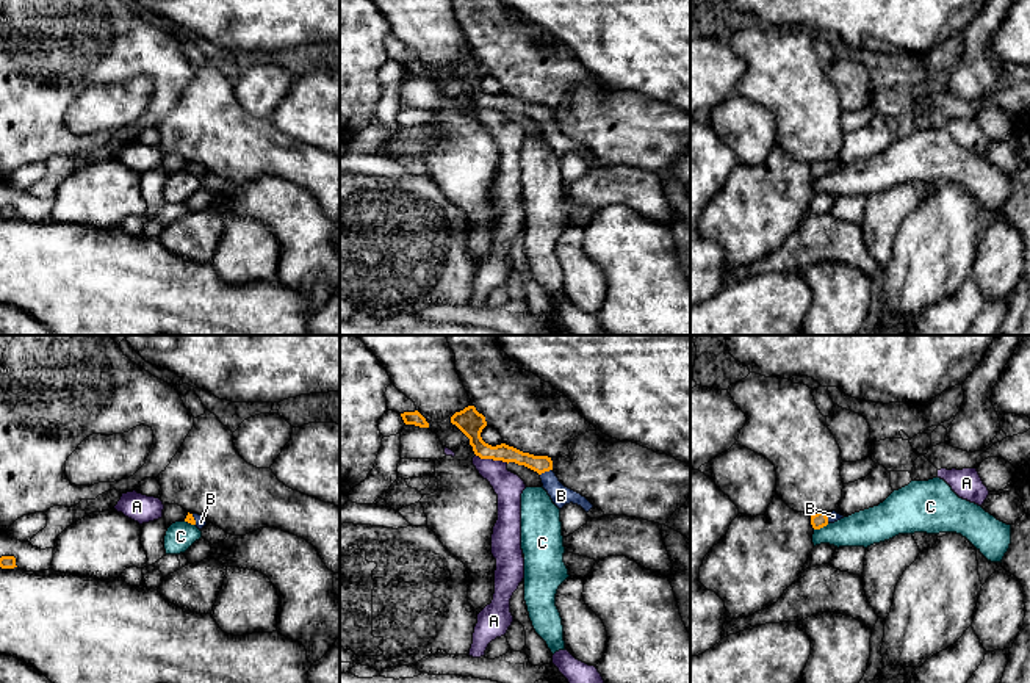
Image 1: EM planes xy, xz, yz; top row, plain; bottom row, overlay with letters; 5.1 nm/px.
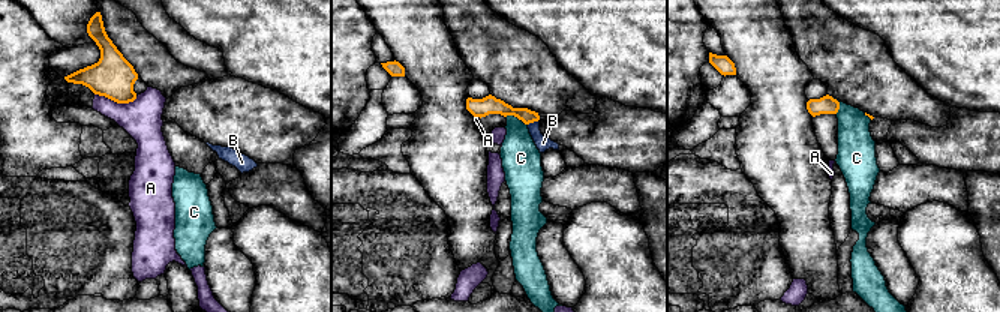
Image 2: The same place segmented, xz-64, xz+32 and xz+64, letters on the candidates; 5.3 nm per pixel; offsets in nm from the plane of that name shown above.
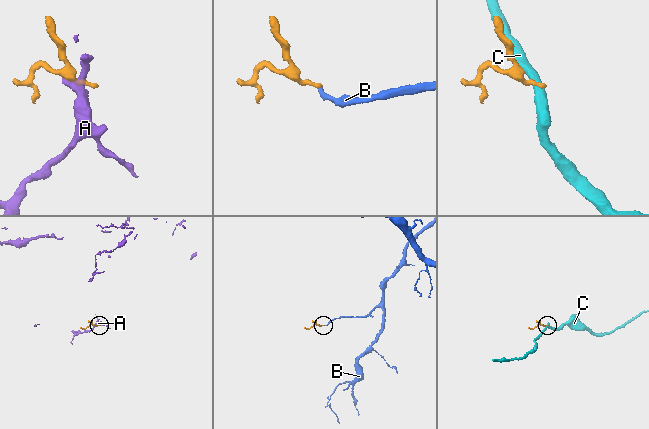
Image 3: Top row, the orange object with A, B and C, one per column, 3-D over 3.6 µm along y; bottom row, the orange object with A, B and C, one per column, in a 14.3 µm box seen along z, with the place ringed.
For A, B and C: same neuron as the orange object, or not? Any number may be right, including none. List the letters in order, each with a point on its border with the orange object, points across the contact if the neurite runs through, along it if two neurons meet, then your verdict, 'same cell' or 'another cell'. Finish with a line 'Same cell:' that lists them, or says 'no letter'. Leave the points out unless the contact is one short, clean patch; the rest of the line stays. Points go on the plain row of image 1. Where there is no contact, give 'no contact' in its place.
A: contact xz (492, 107); border xz (476, 104), (507, 112); another cell
B: contact xz (545, 119); way xz (540, 113), (545, 119), (561, 144); same cell
C: contact yz (821, 176); border yz (828, 173), (814, 179); another cell
Same cell: B

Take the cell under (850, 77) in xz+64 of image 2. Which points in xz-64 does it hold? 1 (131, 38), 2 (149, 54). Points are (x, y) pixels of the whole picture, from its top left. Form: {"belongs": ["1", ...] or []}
{"belongs": ["1", "2"]}

